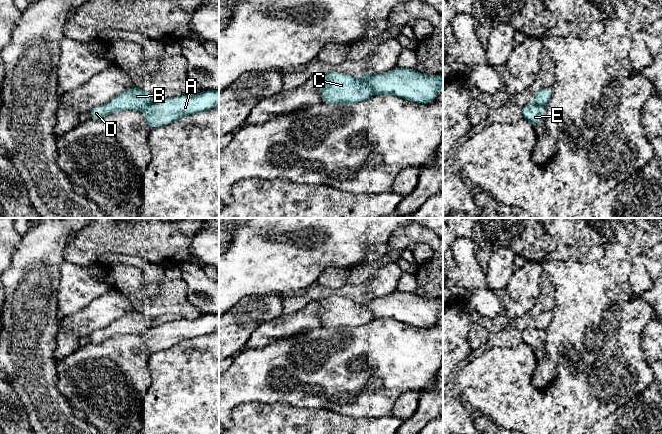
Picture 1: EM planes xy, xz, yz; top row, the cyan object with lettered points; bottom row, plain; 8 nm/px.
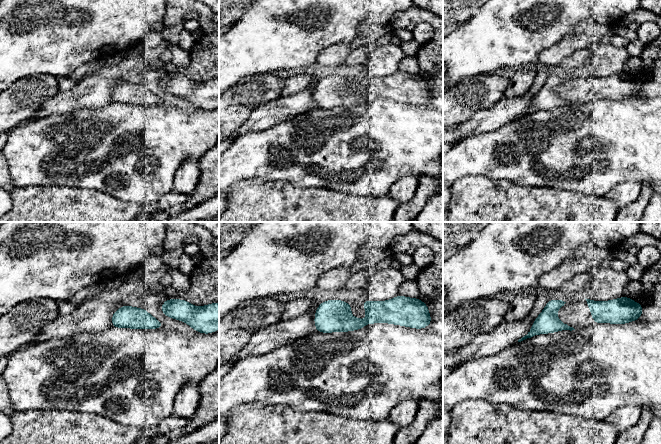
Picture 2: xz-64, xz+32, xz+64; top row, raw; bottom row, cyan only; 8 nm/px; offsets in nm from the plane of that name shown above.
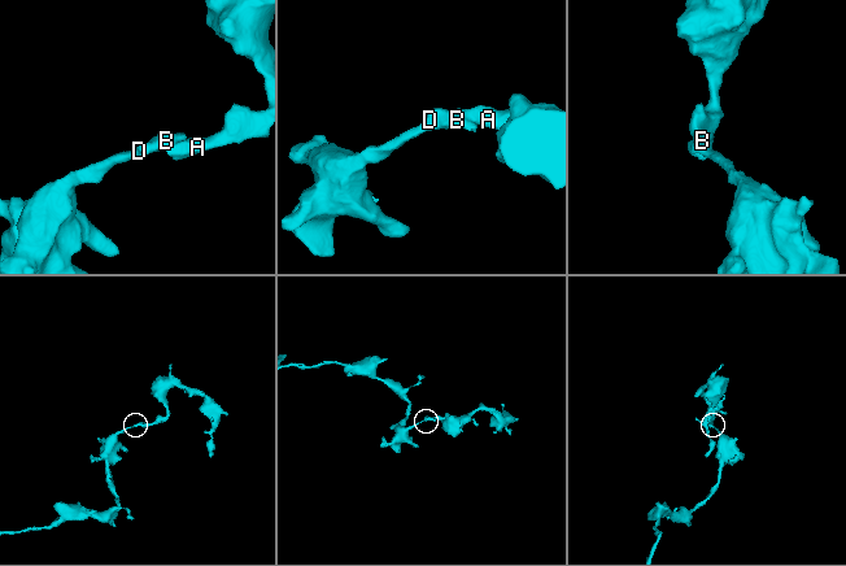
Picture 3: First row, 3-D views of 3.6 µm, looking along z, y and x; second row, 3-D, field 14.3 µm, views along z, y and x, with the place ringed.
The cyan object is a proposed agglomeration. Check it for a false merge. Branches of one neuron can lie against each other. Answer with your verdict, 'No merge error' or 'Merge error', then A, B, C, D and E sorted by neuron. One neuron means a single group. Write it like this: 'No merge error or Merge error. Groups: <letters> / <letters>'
Merge error. Groups: A E / B C D

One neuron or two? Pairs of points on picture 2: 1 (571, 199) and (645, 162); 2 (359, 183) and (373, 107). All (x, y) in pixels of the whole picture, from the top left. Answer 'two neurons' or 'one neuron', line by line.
1: two neurons
2: one neuron

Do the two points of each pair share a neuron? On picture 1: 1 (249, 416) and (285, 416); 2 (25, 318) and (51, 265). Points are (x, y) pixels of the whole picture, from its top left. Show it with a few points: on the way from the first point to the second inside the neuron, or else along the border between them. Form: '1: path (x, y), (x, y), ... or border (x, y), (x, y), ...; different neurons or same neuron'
1: path (258, 416), (276, 416); same neuron
2: path (31, 305), (31, 285), (38, 278); same neuron

